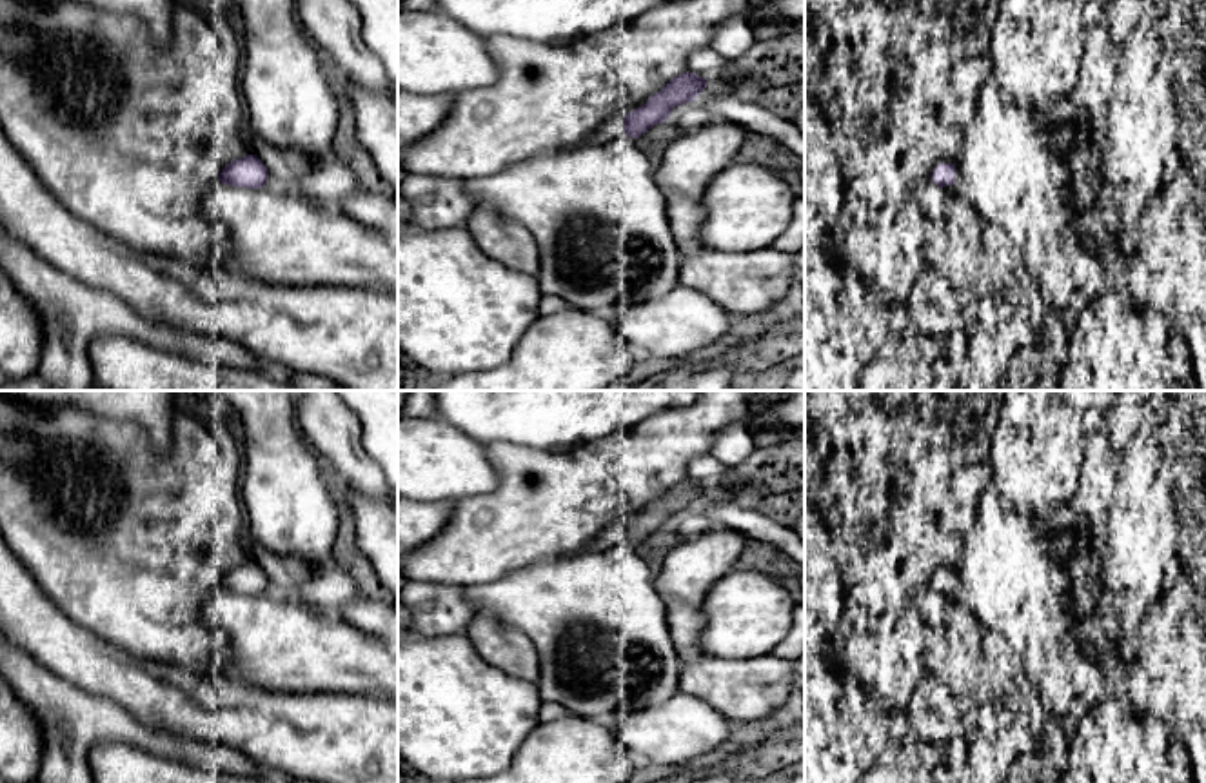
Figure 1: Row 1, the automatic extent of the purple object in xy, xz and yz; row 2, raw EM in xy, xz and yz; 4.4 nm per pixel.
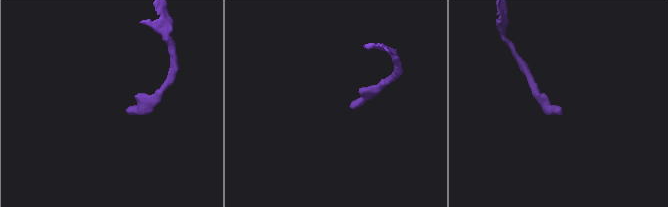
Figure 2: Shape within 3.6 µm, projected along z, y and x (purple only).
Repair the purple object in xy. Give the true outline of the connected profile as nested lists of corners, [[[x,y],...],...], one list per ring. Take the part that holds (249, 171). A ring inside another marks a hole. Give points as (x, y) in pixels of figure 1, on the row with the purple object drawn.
[[[247,154],[227,164],[220,173],[220,182],[234,187],[265,187],[269,171],[256,154]]]

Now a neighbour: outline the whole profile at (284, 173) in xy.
[[[254,133],[252,147],[254,154],[263,162],[263,165],[269,171],[265,187],[278,193],[305,196],[300,185],[302,180],[300,165],[294,162],[291,154],[276,149],[272,144],[262,140]]]

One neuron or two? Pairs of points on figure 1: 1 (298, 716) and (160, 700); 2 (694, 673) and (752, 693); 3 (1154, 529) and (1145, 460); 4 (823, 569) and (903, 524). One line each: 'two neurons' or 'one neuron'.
1: one neuron
2: one neuron
3: one neuron
4: two neurons

